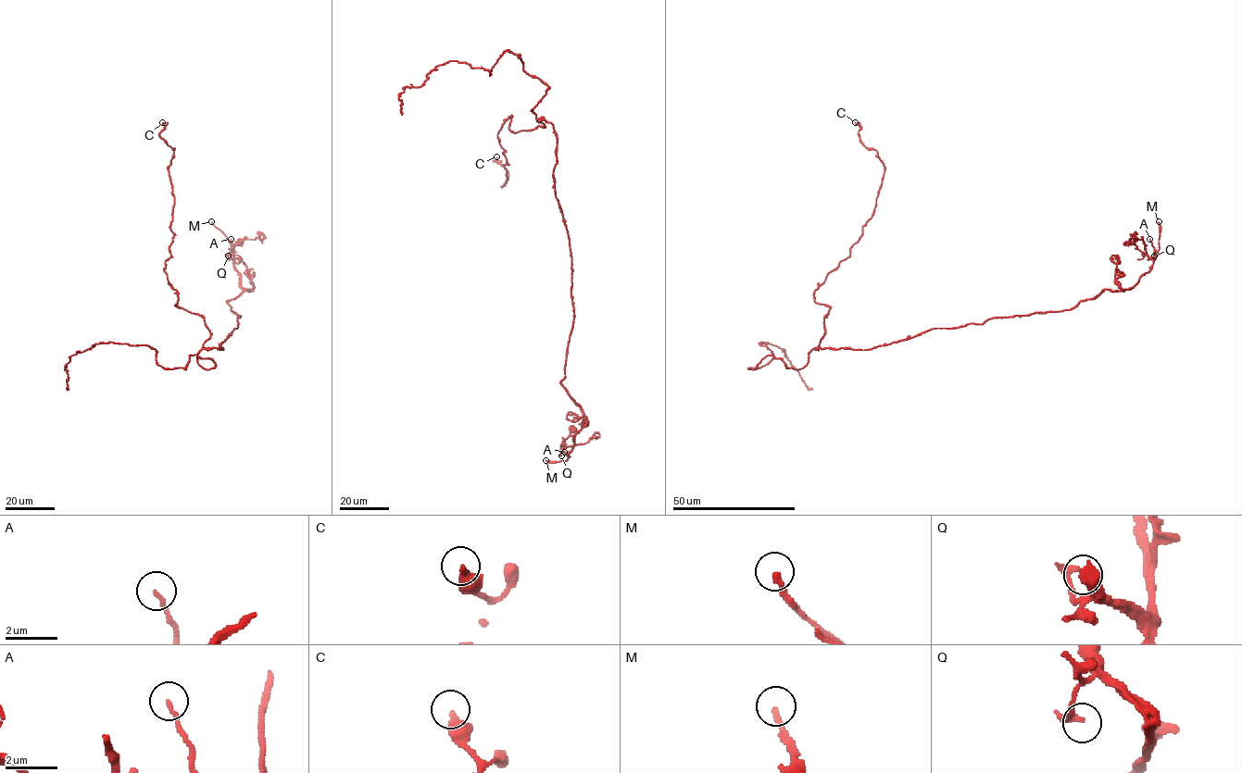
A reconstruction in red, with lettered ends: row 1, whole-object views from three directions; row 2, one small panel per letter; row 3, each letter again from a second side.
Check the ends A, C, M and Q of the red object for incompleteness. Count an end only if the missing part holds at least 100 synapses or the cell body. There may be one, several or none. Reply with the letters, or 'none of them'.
M

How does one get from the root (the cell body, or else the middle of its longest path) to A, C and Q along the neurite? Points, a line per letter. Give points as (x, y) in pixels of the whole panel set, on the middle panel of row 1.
A: (553, 174), (555, 193), (569, 238), (573, 311), (561, 384), (585, 420), (575, 435), (568, 457), (564, 452)
C: (553, 174), (557, 133), (544, 119), (516, 132), (511, 116), (502, 124), (502, 187), (508, 172), (496, 156)
Q: (553, 174), (569, 238), (573, 311), (561, 384), (585, 420), (572, 449), (561, 455)

